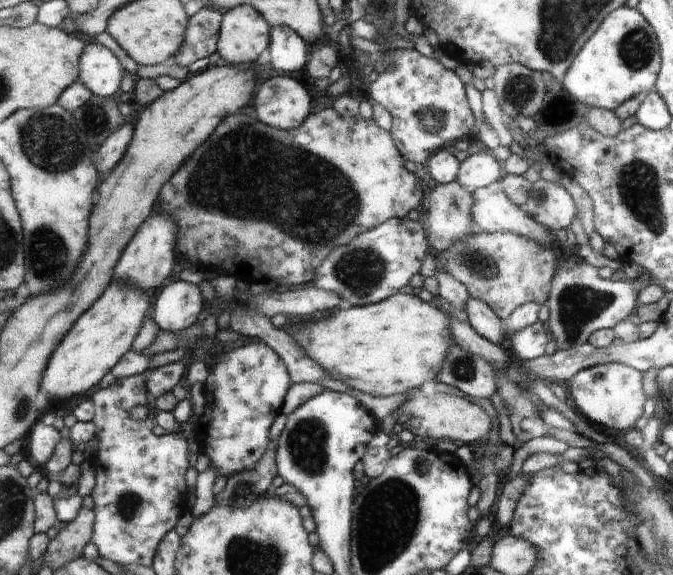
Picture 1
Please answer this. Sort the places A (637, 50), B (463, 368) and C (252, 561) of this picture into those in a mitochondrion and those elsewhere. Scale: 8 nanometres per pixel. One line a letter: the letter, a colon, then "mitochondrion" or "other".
A: mitochondrion
B: mitochondrion
C: mitochondrion

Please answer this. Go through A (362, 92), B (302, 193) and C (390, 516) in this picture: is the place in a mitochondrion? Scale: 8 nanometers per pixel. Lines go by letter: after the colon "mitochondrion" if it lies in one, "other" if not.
A: other
B: mitochondrion
C: mitochondrion

